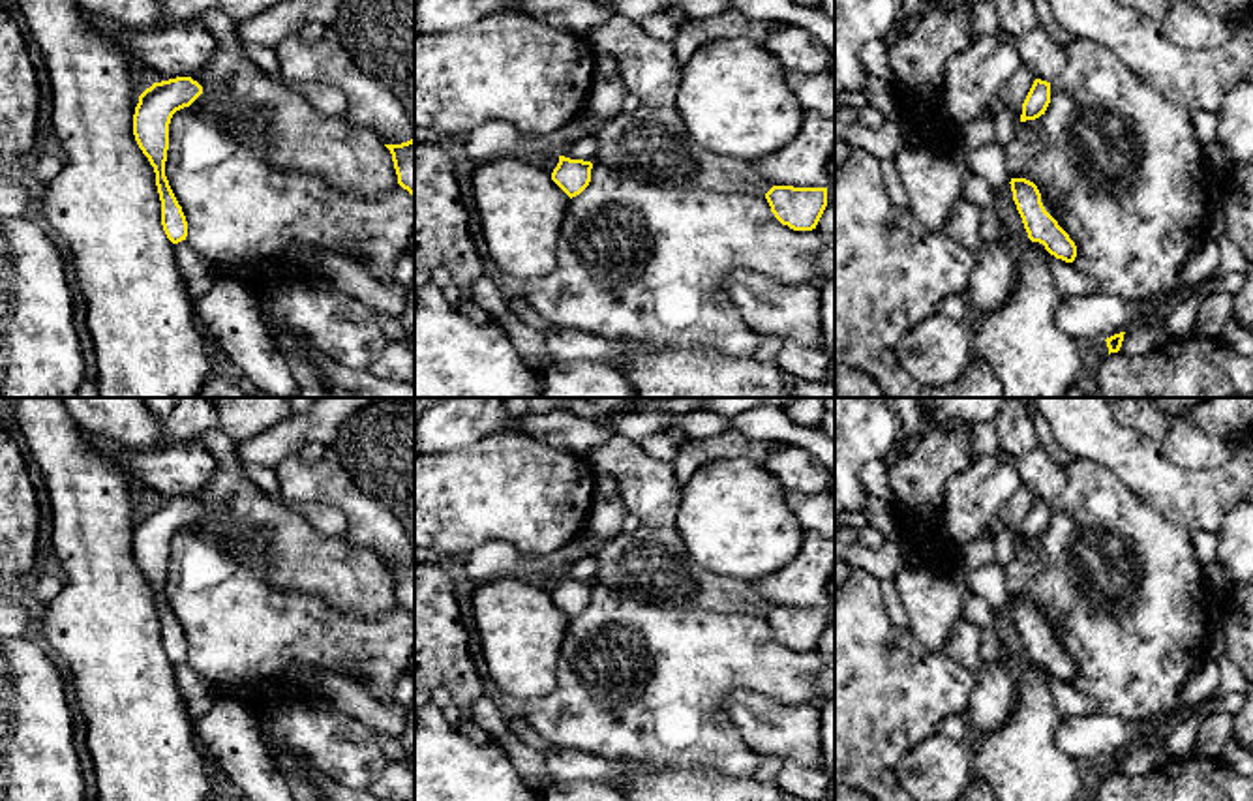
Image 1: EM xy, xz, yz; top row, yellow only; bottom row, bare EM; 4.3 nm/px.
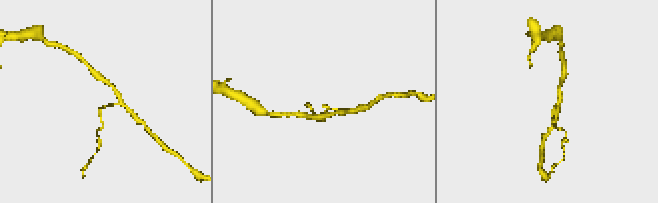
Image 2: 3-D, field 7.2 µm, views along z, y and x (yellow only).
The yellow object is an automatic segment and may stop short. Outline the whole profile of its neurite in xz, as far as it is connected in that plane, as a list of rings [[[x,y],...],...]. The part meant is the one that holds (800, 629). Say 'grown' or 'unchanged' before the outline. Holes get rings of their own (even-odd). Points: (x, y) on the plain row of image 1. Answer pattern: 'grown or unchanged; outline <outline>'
unchanged; outline [[[773,606],[765,619],[782,645],[812,651],[827,627],[827,608]]]

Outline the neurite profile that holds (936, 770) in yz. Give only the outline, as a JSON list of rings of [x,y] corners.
[[[934,733],[910,748],[897,775],[915,801],[957,801],[975,778],[972,745]]]

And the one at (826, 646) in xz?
[[[835,570],[829,578],[827,593],[827,627],[814,649],[823,660],[823,668],[818,679],[818,705],[823,700],[835,700]]]

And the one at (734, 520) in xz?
[[[748,458],[717,460],[696,471],[683,484],[673,527],[703,568],[750,583],[784,568],[807,535],[786,503],[786,490]]]

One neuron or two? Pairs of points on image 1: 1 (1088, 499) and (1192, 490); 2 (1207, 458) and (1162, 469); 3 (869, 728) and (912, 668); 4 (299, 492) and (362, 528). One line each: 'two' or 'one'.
1: two
2: two
3: one
4: one

